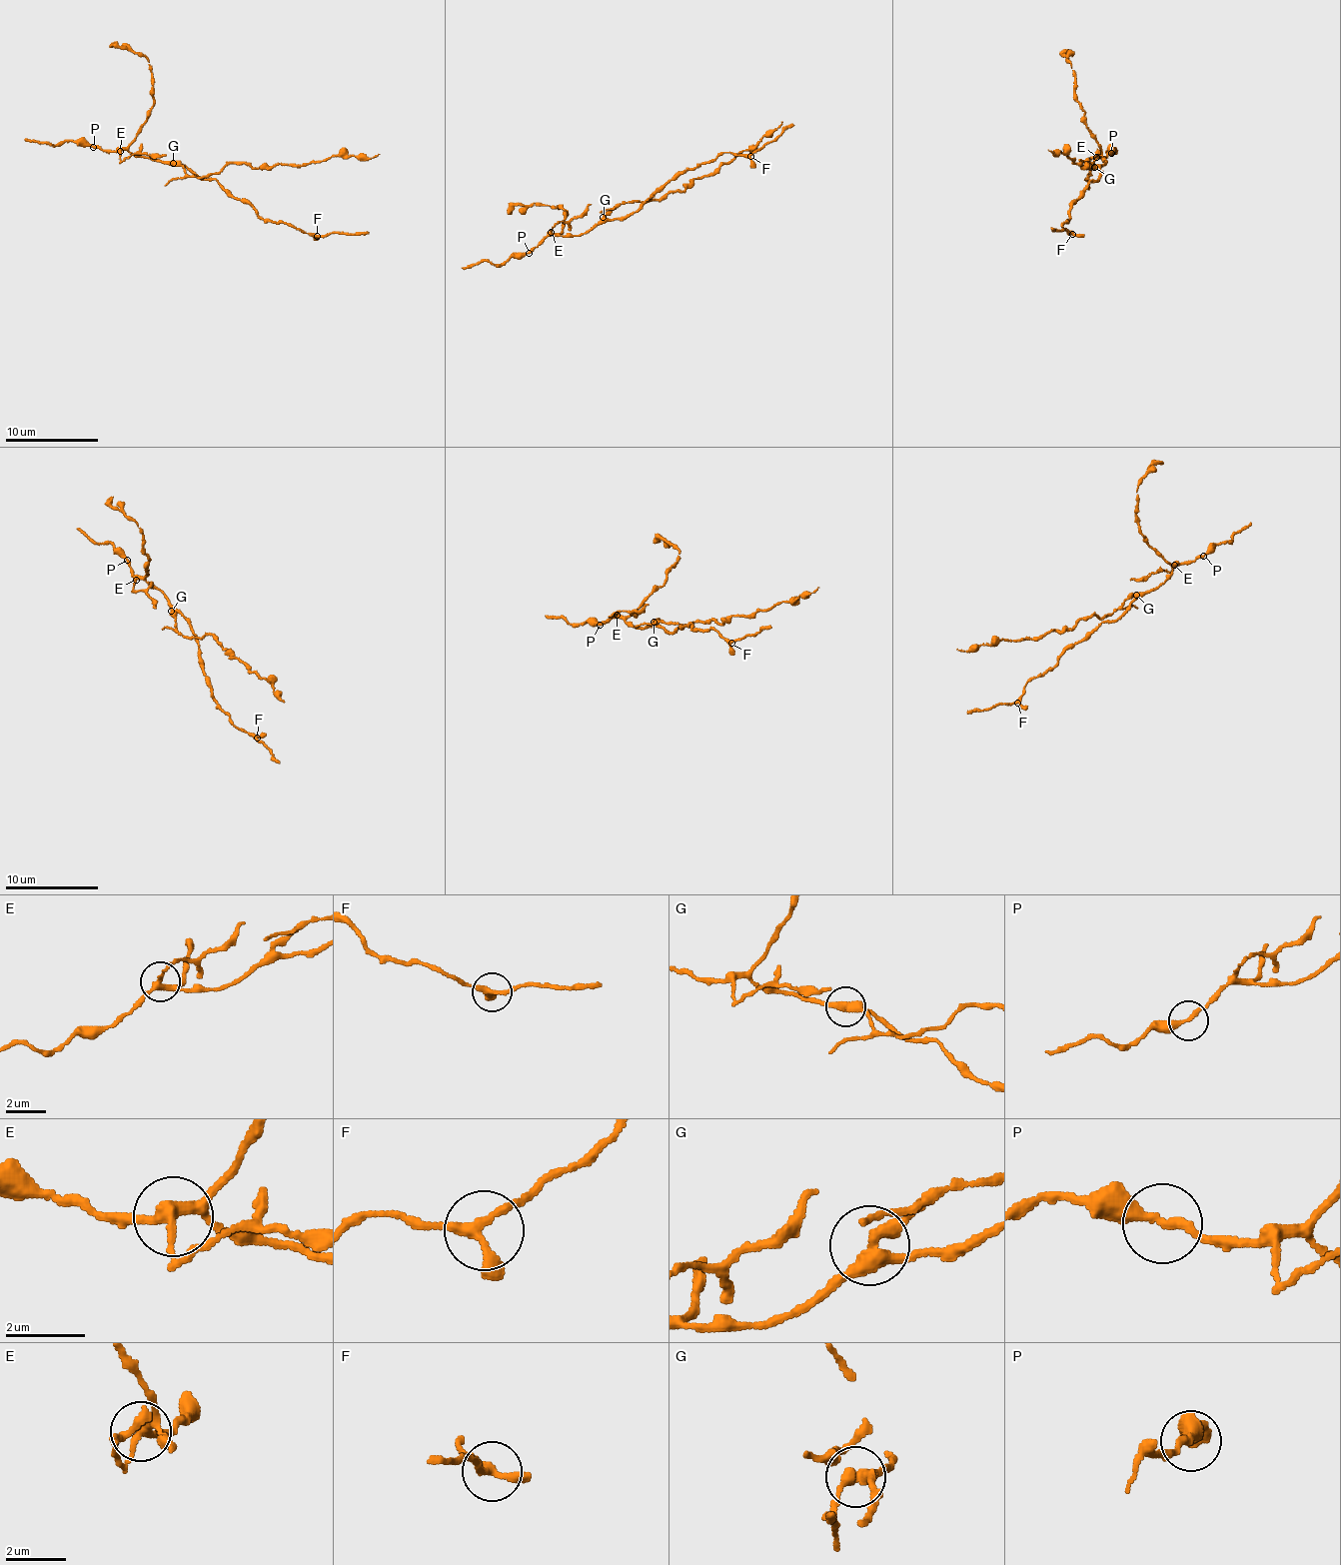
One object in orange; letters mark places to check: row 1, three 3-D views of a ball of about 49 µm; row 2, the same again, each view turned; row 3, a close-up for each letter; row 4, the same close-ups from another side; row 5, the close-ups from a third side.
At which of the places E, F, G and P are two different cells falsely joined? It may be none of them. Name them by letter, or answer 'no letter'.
E, G

